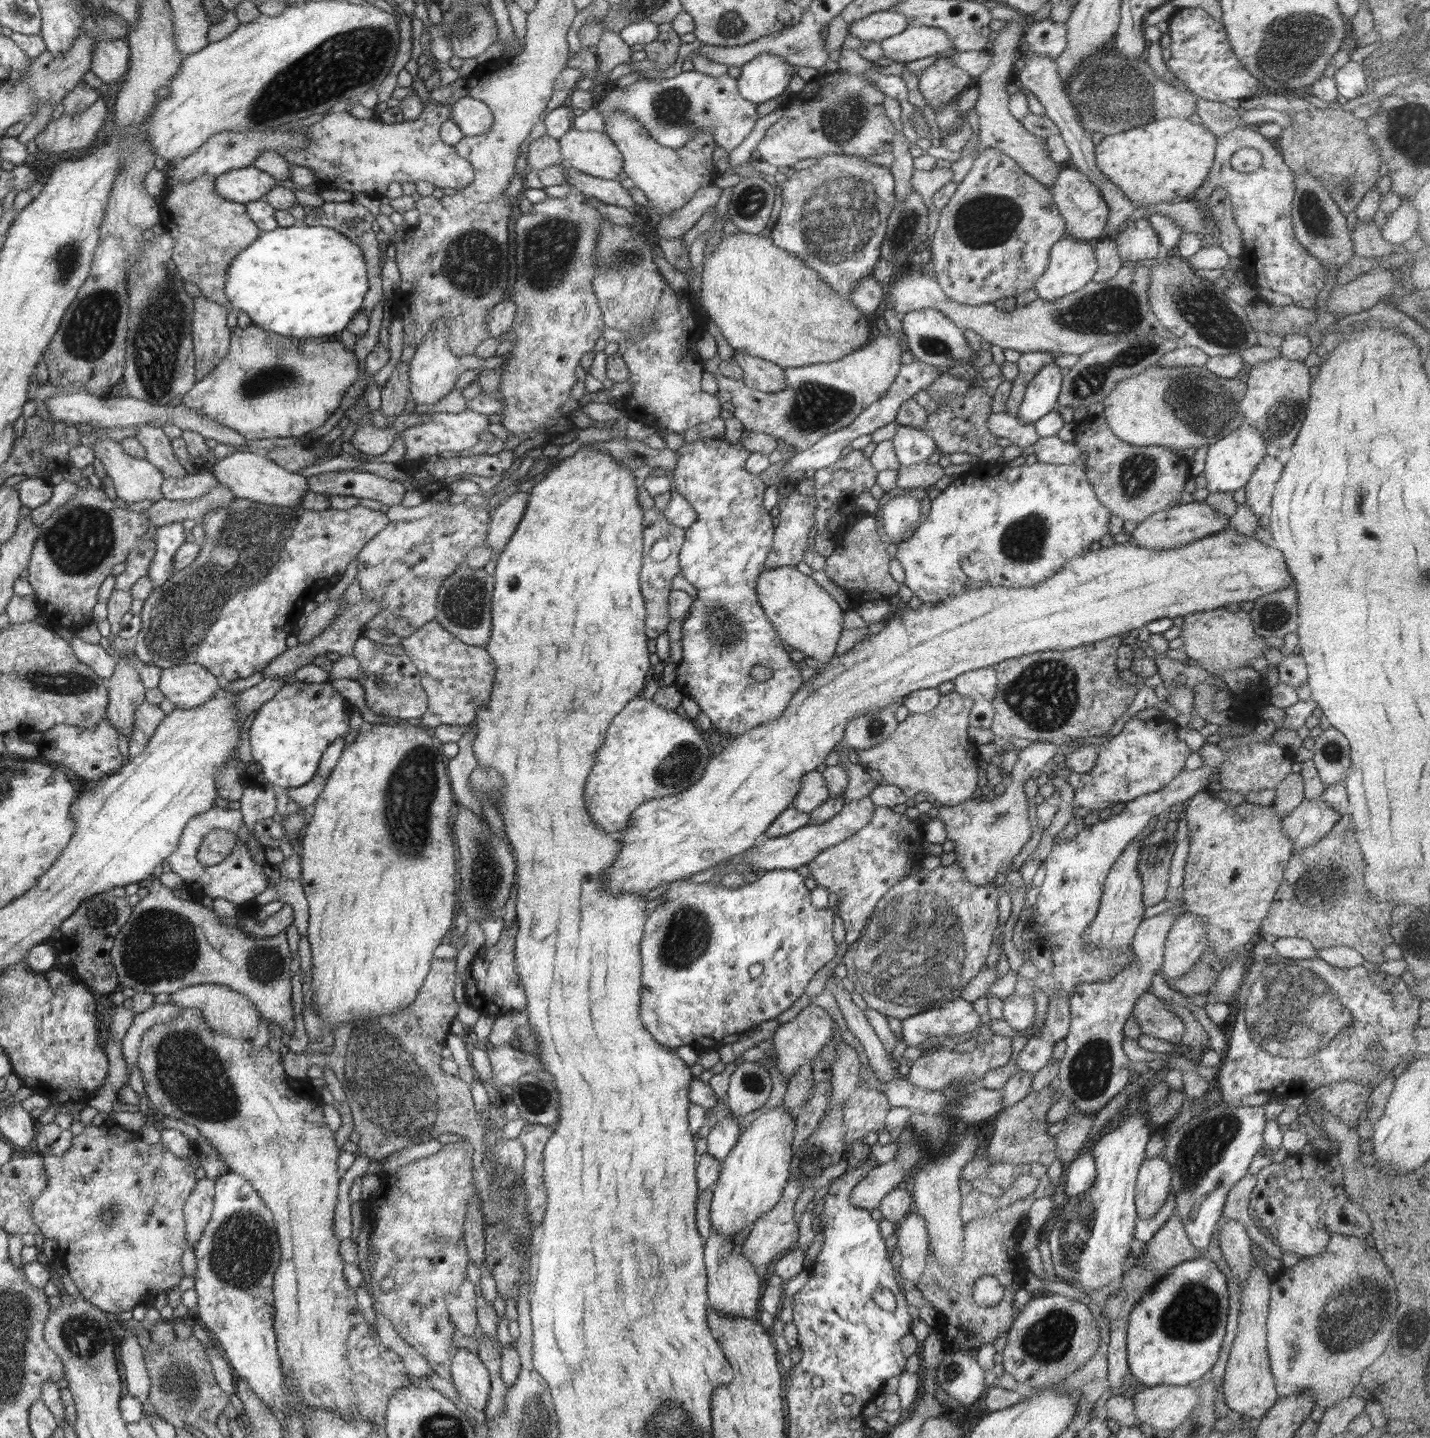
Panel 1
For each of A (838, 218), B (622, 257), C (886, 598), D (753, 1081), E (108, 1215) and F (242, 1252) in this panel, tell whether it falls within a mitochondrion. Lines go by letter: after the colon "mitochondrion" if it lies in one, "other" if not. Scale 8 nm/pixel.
A: mitochondrion
B: mitochondrion
C: other
D: mitochondrion
E: mitochondrion
F: mitochondrion

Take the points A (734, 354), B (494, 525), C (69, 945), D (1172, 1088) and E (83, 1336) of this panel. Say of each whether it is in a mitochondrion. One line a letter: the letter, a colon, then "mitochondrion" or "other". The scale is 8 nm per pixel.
A: other
B: other
C: other
D: other
E: mitochondrion

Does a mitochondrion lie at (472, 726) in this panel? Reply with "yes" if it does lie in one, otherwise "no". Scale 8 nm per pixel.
no

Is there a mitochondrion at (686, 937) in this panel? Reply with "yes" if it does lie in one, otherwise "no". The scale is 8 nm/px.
yes

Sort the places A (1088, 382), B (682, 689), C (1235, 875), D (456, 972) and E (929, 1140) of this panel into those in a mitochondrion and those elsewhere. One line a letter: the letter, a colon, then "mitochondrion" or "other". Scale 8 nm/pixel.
A: mitochondrion
B: other
C: other
D: other
E: mitochondrion

